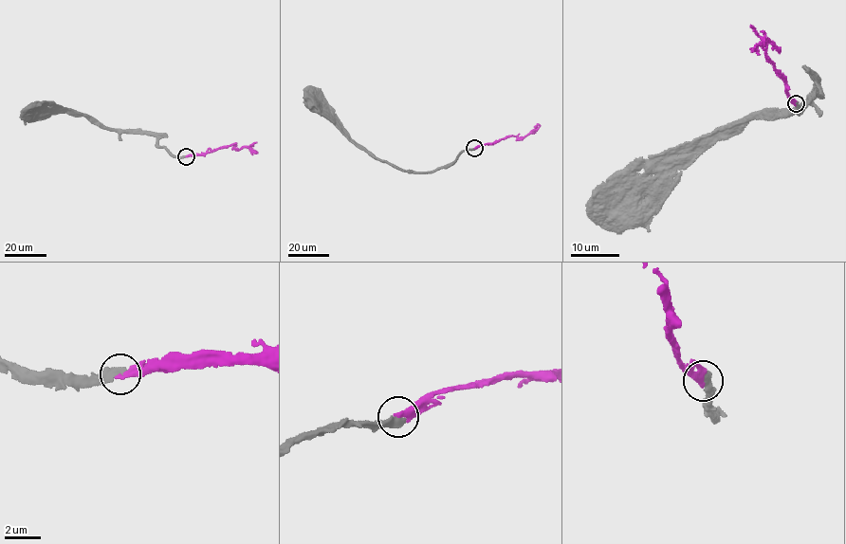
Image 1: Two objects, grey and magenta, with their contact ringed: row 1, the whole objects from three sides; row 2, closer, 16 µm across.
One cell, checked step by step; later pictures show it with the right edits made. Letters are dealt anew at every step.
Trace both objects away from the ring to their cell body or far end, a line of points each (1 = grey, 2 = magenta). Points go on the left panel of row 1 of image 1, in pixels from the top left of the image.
1: (186, 156), (173, 155), (158, 146), (156, 136), (112, 129), (65, 110), (27, 109)
2: (186, 156), (234, 144), (236, 150), (246, 147), (256, 154)

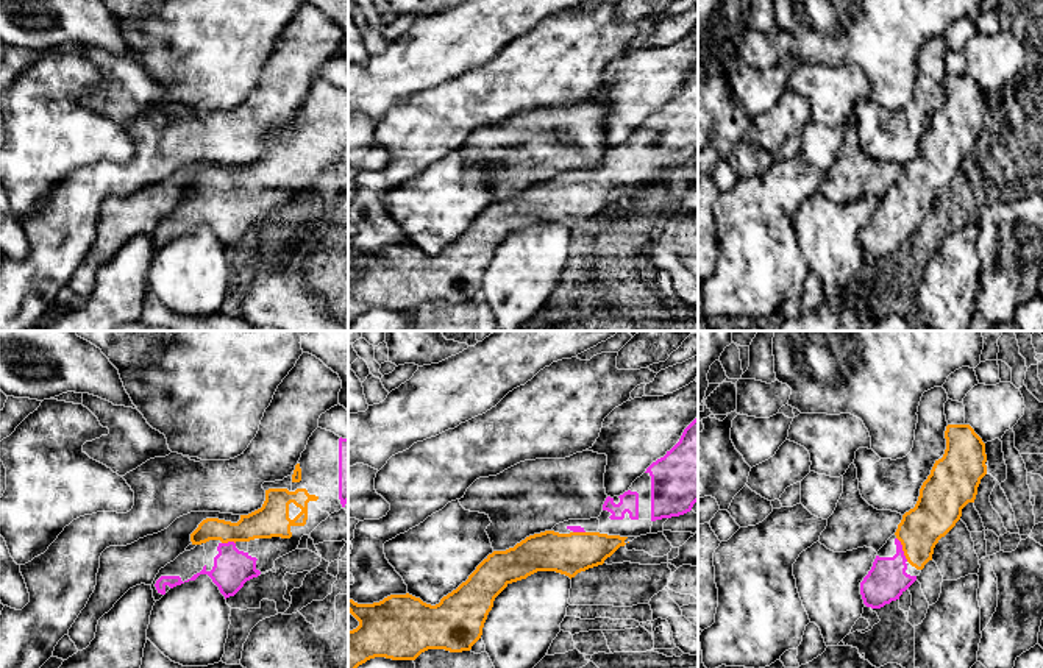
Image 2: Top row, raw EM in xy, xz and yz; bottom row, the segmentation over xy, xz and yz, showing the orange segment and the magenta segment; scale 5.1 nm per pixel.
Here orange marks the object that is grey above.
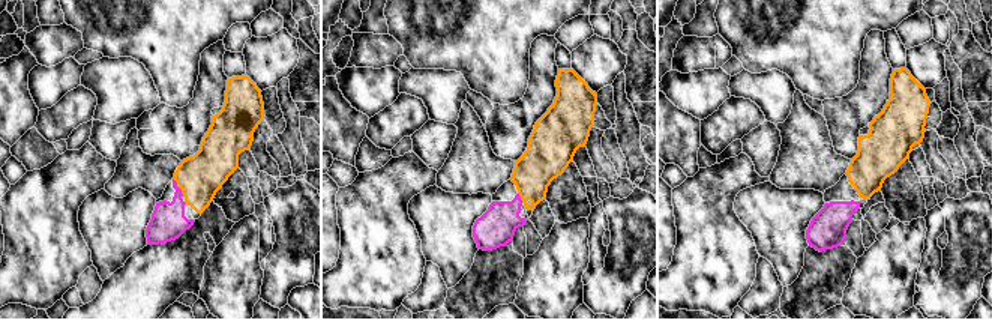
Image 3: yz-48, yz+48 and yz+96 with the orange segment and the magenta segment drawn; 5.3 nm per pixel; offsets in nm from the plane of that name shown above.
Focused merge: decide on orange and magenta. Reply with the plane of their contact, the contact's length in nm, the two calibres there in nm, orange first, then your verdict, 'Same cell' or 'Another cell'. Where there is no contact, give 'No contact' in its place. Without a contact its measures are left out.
Touches orange in yz. Shared border 140 nm. Thickness 220 nm (orange) against 200 nm. Same cell

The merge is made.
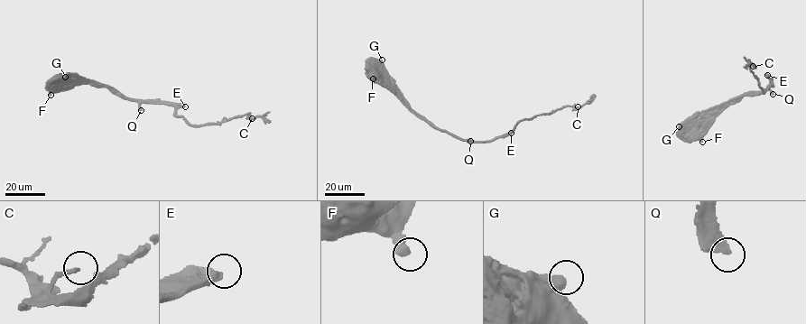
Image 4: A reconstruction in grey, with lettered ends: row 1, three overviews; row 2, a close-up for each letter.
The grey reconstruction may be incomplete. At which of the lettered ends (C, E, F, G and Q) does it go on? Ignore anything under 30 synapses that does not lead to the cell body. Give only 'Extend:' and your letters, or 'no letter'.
Extend: E, Q

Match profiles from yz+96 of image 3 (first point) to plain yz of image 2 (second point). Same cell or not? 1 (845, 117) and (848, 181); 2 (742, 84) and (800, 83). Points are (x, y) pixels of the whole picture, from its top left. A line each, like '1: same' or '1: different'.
1: different
2: same

